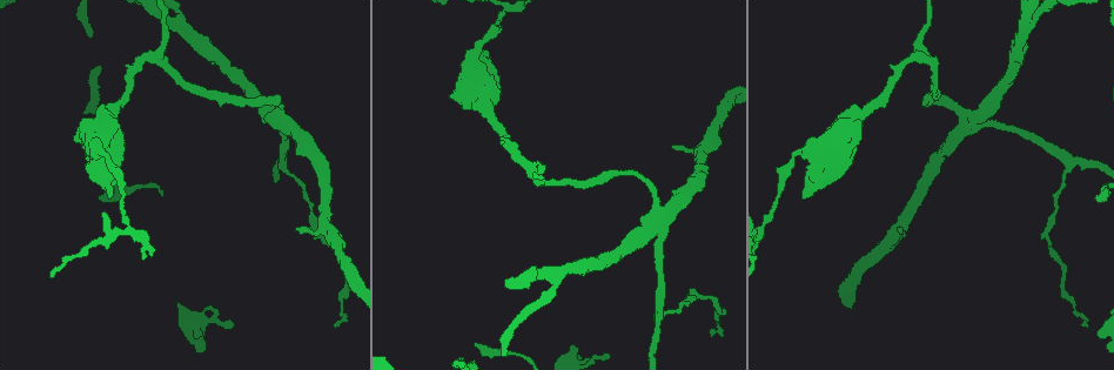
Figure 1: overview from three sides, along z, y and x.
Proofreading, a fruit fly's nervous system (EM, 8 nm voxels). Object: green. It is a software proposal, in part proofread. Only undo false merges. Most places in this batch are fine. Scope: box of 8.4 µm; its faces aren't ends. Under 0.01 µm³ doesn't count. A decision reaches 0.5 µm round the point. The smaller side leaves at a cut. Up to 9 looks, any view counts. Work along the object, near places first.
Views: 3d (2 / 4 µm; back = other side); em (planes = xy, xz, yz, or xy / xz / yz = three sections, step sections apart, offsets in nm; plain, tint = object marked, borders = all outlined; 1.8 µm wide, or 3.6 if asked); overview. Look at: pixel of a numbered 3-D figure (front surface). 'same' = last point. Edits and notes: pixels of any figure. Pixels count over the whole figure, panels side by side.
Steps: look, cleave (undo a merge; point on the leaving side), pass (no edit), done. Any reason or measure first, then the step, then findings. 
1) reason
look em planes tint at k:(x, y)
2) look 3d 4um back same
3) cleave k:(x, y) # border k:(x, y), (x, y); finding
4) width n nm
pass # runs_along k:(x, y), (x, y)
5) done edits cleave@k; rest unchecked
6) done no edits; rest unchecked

three-way junction
look 3d 4um at 1:(1030, 23)

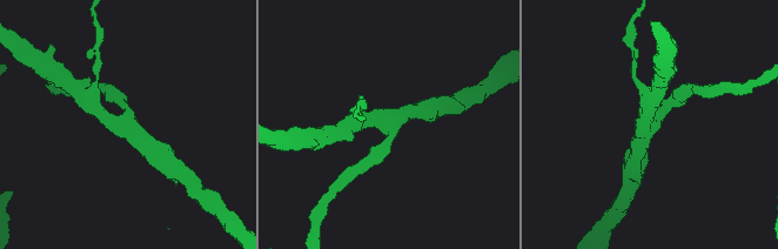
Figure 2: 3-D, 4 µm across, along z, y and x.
need the tissue
look em xy step 8 tint at 2:(390, 124)

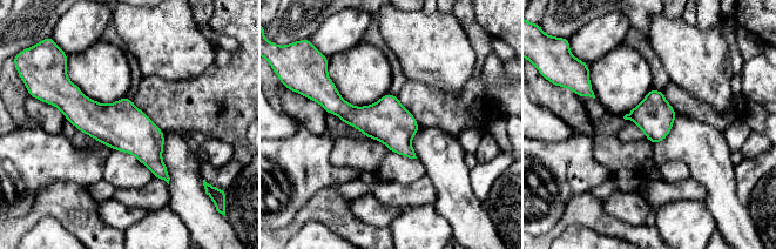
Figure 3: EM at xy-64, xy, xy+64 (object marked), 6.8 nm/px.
another direction
look em planes tint same

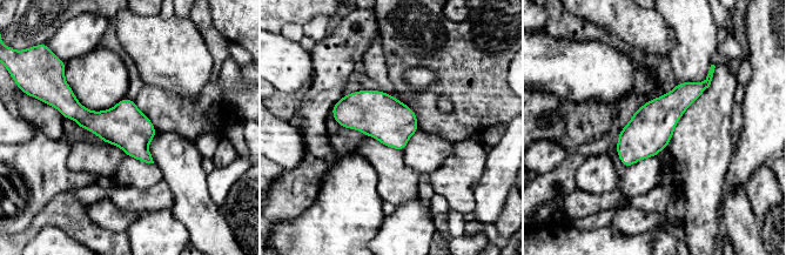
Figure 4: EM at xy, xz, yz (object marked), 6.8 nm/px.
pass # runs_along 4:(707, 81), (630, 151), (626, 163); all the same cell

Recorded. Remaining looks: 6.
arms part here
look em xy step 4 tint at 1:(153, 56)

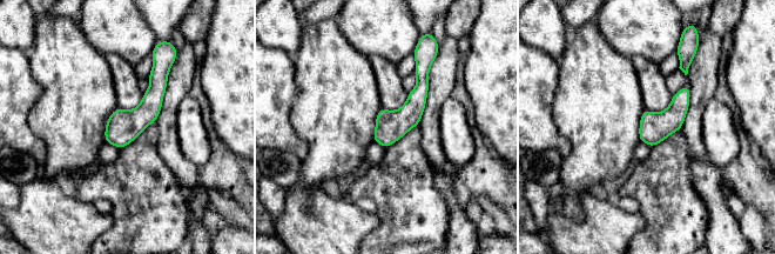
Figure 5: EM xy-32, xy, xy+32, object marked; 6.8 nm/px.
cut it another way
look em planes tint same

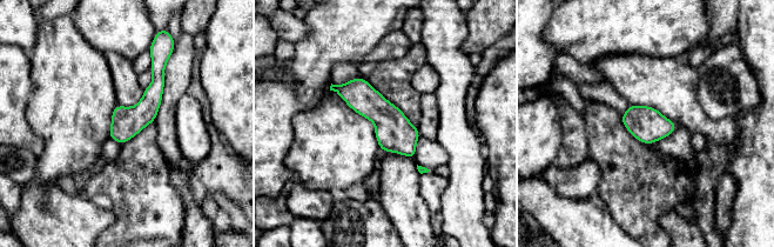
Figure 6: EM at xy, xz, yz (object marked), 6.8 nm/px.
pass # one cell here

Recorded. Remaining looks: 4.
calibre changes
look em planes tint at 1:(868, 108)

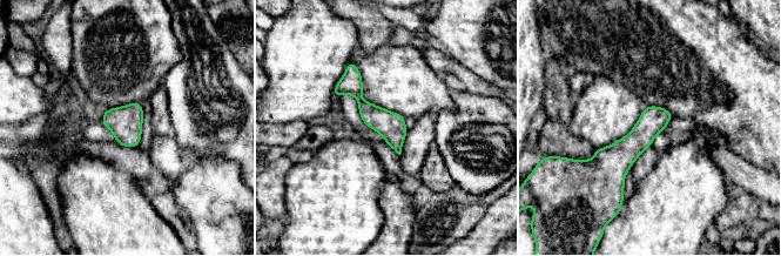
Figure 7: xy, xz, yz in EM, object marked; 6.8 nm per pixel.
width 190 nm
pass # runs_along 7:(351, 65), (359, 100), (398, 149); all the same cell

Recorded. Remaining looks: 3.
sudden change in width
look 3d 4um at 1:(813, 184)

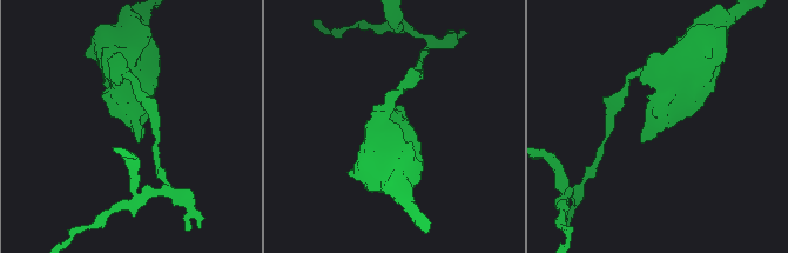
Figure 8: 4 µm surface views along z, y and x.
need the tissue
look em 3.6um planes borders at 8:(659, 117)

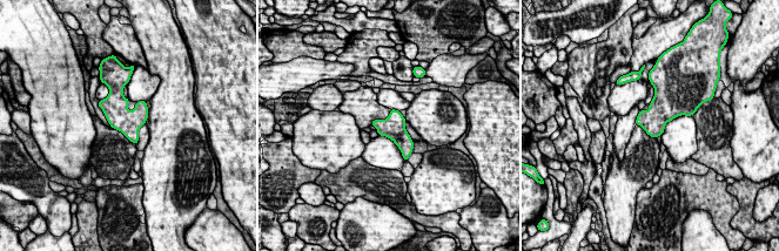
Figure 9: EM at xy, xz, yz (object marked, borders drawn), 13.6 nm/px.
pass # all the same cell

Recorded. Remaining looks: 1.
done no edits; rest unchecked

